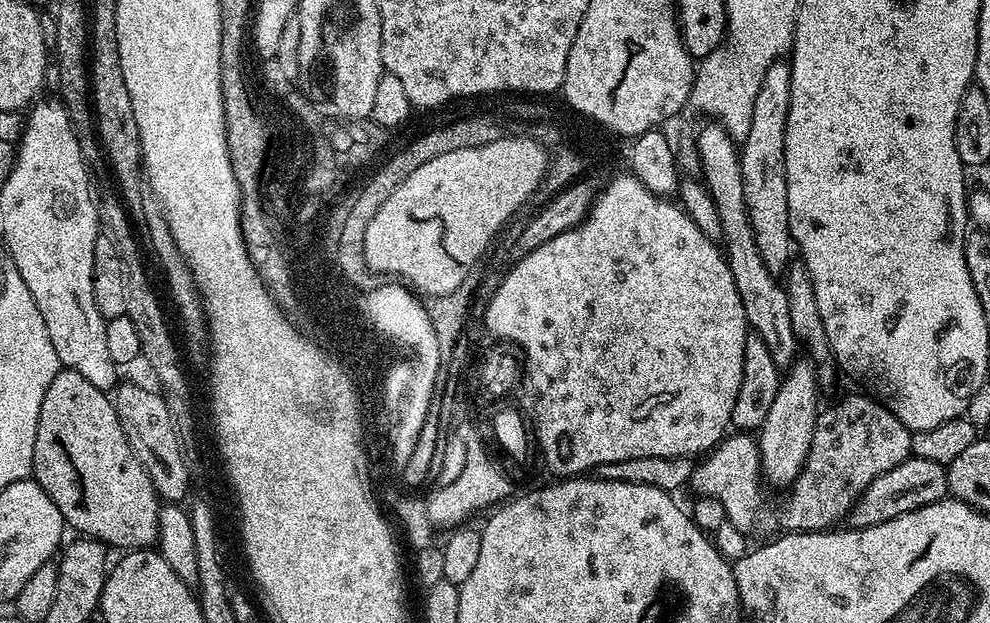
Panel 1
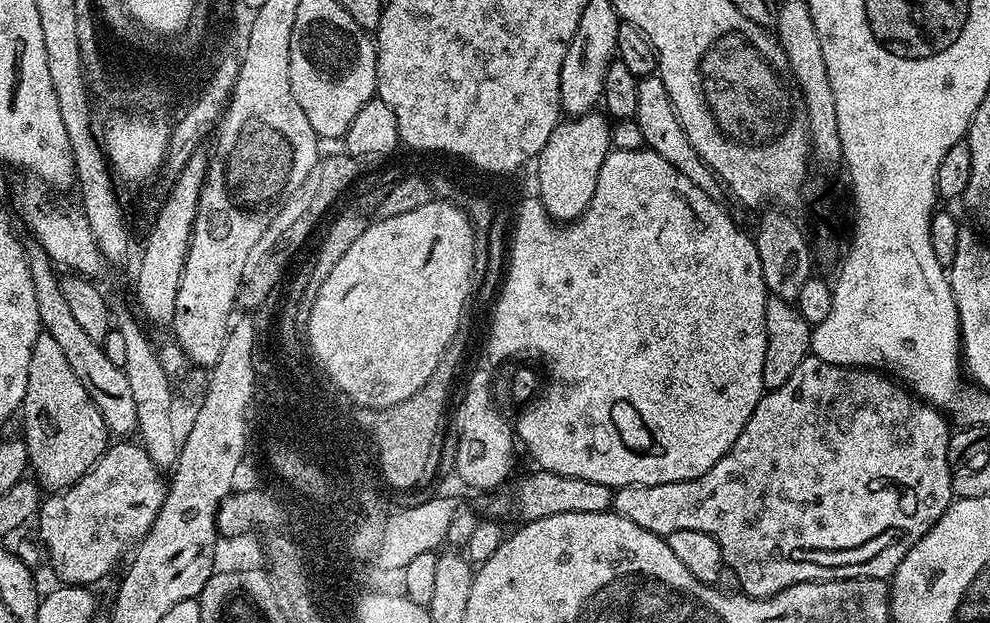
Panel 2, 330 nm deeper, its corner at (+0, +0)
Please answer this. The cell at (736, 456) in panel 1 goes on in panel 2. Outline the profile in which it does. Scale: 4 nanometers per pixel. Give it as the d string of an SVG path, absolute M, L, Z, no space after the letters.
M810 354L800 363L798 370L794 370L794 374L790 374L790 378L786 378L786 382L782 382L782 386L765 391L764 397L761 398L754 410L754 414L750 414L742 434L738 434L734 446L730 446L728 453L718 462L714 462L714 466L710 466L710 470L706 470L706 474L686 482L670 482L649 488L641 484L617 488L612 494L611 511L617 512L622 518L630 518L630 522L634 522L634 526L642 526L642 530L650 530L665 538L674 534L674 530L702 530L702 534L710 534L716 539L722 550L725 569L736 575L736 580L740 583L739 591L745 596L753 596L755 600L764 600L790 586L811 580L857 580L858 578L888 580L896 570L894 558L890 554L886 554L888 560L884 560L884 562L888 562L886 566L889 570L886 568L880 570L880 566L876 566L878 570L874 568L872 572L864 572L864 564L862 564L858 570L852 568L844 574L840 574L840 570L834 572L832 558L826 560L826 556L822 556L824 568L818 568L818 554L870 556L876 550L880 550L888 542L888 536L896 534L896 530L906 530L912 526L912 536L914 536L914 530L916 530L916 534L925 536L936 525L938 518L942 518L942 514L954 499L952 495L953 471L948 464L950 427L948 428L947 422L943 419L947 420L932 405L925 404L911 391L901 387L895 379L889 378L879 371L867 368L839 368L836 364L822 362L818 357Z

